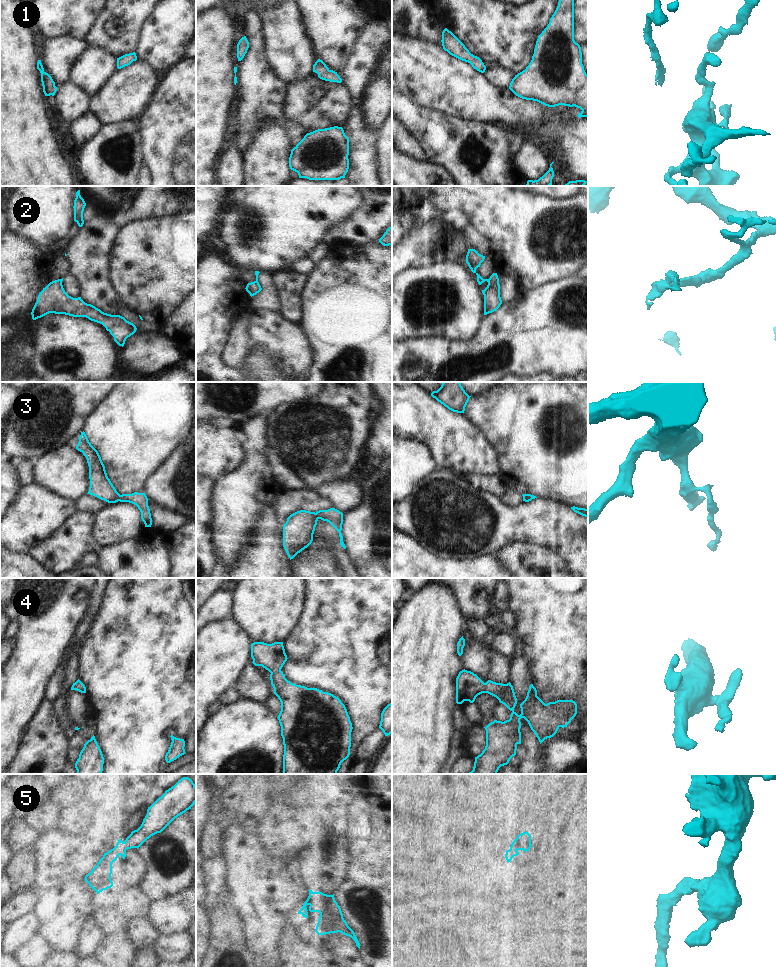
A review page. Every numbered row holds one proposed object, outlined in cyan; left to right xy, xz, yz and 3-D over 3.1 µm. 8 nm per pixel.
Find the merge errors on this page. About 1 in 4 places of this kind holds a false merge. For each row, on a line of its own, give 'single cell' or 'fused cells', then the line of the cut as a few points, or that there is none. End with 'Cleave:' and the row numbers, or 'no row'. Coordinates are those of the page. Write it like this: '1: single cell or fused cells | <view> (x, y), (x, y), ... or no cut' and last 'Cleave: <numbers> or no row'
1: single cell | no cut
2: fused cells | yz (487, 279), (488, 281)
3: single cell | no cut
4: single cell | no cut
5: single cell | no cut
Cleave: 2

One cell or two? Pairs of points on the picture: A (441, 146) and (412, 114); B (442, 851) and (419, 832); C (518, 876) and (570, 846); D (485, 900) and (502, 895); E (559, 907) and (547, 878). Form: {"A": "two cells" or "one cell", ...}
{"A": "one cell", "B": "two cells", "C": "one cell", "D": "one cell", "E": "two cells"}

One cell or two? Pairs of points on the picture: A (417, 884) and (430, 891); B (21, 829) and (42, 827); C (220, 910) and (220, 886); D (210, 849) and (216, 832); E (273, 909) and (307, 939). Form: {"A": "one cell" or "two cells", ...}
{"A": "two cells", "B": "two cells", "C": "two cells", "D": "one cell", "E": "two cells"}

